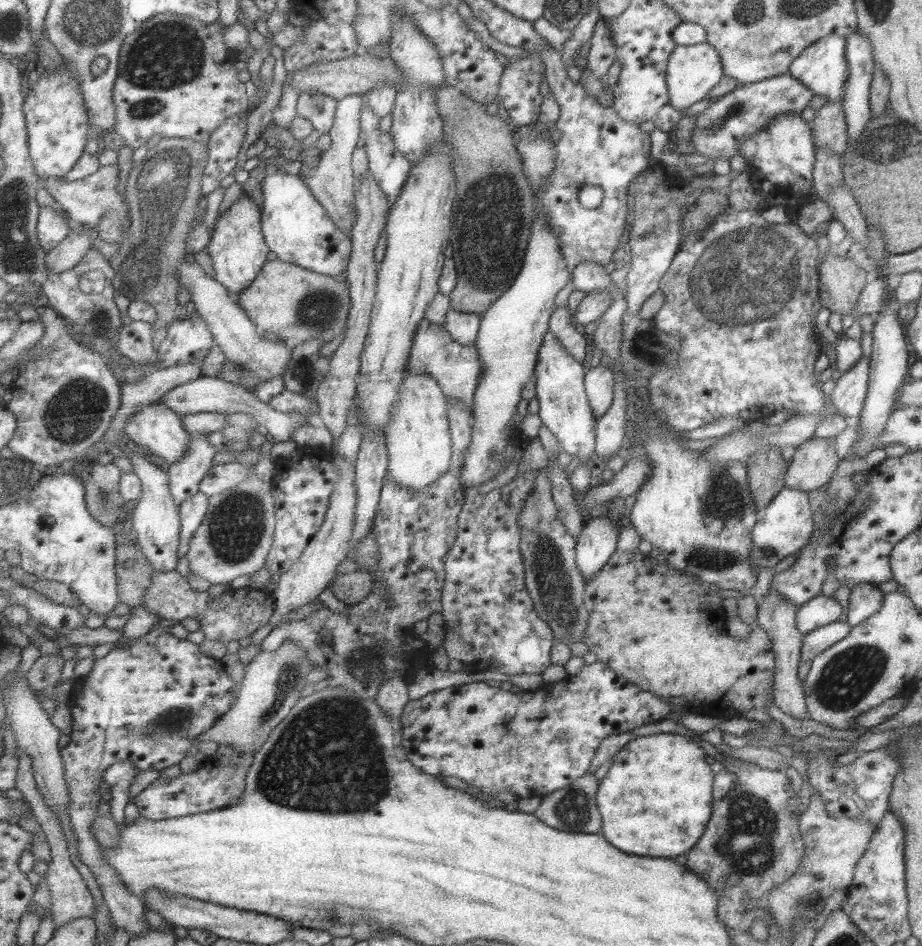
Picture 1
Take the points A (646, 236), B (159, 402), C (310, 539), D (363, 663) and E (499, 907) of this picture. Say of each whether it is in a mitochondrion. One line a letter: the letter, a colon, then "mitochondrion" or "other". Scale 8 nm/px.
A: mitochondrion
B: other
C: other
D: mitochondrion
E: other

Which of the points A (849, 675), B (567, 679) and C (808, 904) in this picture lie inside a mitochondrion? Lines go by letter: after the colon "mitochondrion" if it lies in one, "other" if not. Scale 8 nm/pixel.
A: mitochondrion
B: other
C: mitochondrion

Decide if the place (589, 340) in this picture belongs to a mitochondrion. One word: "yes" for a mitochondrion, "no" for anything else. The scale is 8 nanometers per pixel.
no

